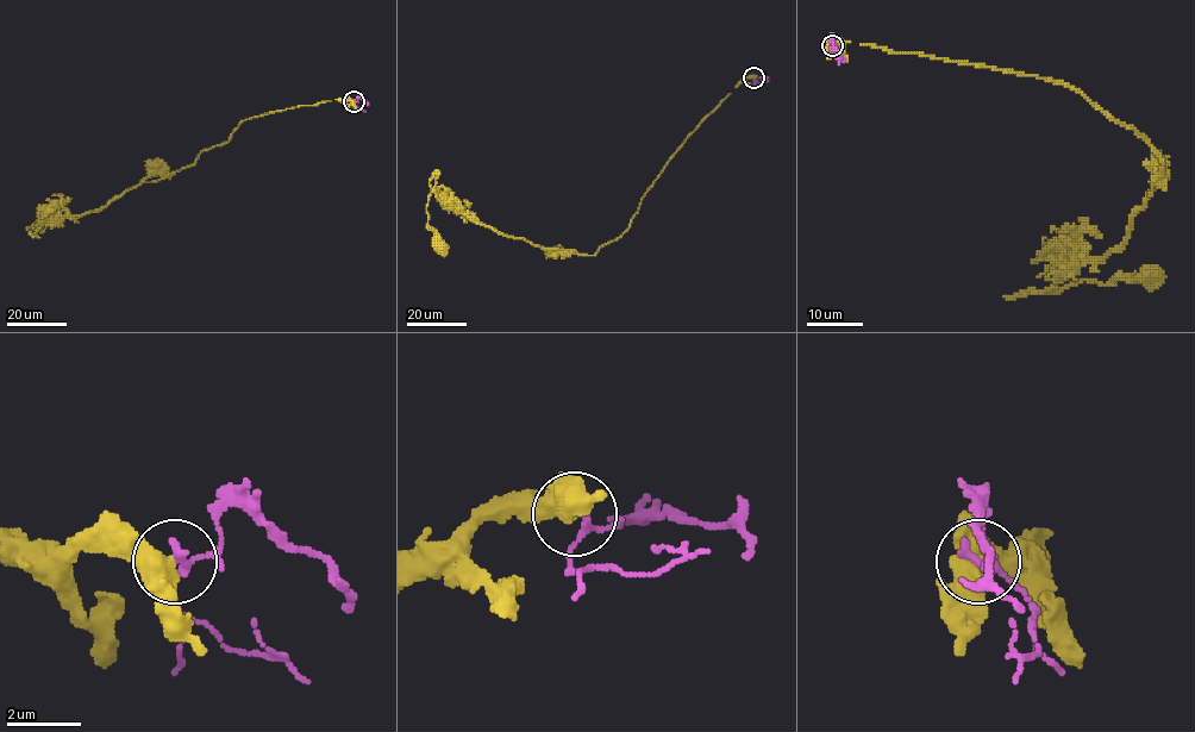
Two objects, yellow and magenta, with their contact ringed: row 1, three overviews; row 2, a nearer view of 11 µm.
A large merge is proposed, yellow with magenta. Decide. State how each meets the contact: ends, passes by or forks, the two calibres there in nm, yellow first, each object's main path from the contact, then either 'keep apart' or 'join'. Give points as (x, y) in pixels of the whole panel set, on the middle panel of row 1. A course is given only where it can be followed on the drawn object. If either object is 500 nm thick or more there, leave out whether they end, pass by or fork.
yellow passes by; magenta passes by; 420 nm thick on the yellow side, 200 nm on the other; yellow runs (754, 77), (688, 137), (627, 229), (593, 255), (470, 221), (437, 198), (435, 174), (426, 211), (440, 248); magenta runs (754, 77), (768, 81); keep apart

